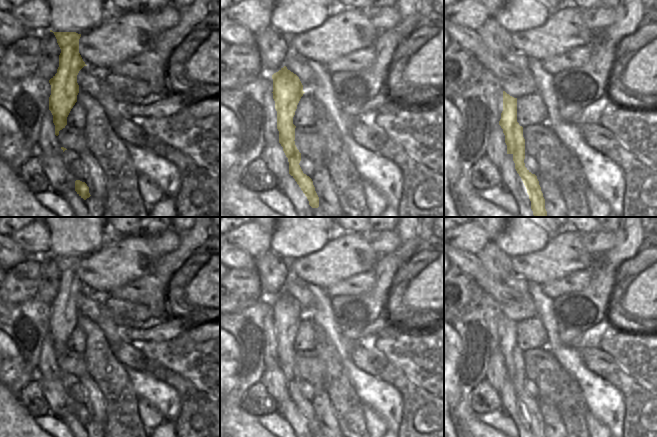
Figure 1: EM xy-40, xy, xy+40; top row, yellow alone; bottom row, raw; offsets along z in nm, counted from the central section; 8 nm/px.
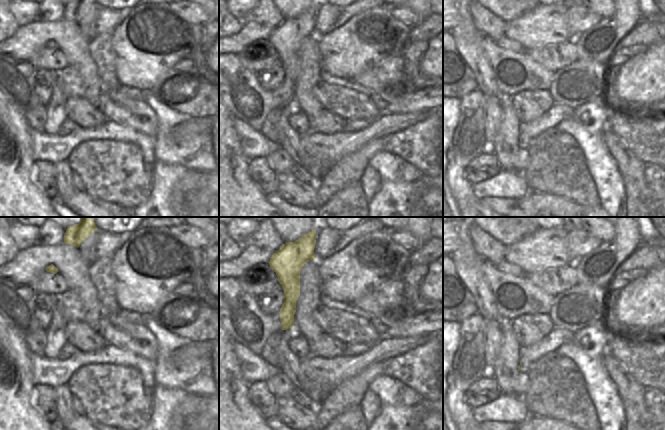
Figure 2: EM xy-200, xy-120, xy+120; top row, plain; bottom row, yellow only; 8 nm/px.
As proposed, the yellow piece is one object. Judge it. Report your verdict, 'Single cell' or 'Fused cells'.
Single cell.

